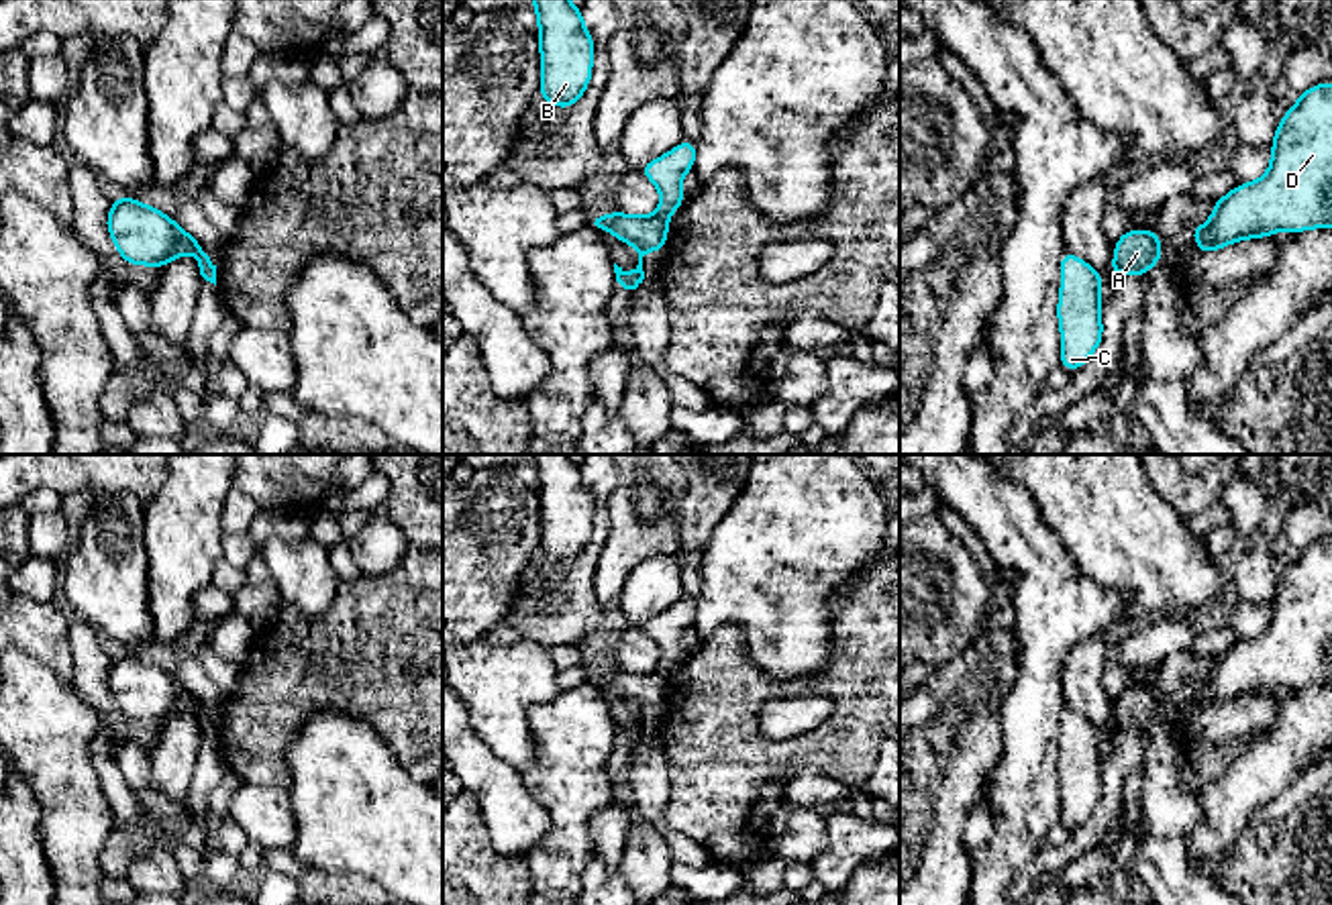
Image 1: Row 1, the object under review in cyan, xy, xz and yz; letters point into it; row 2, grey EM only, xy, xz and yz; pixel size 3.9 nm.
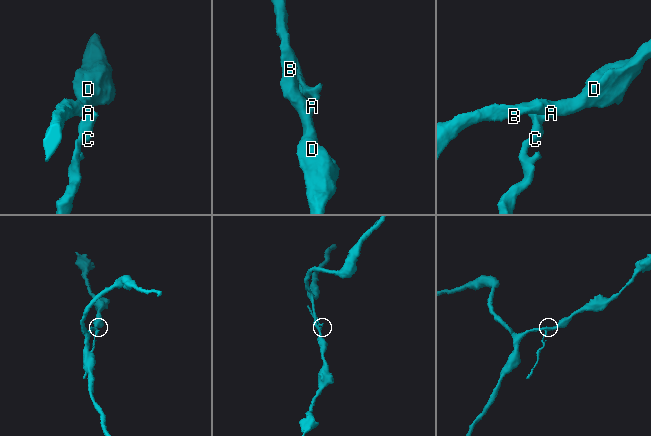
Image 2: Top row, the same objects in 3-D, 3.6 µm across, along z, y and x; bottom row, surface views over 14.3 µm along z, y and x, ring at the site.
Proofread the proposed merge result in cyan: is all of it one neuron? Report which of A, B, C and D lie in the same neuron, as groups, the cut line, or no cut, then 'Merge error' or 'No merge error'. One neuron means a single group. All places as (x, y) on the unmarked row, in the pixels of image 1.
Groups: A B D / C. Split along xy (211, 716), (200, 724). Merge error

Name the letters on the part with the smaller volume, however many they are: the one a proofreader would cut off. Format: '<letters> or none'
C

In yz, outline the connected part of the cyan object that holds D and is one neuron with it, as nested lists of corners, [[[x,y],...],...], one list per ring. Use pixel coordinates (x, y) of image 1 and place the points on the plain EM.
[[[1332,540],[1299,550],[1275,585],[1269,628],[1218,654],[1212,675],[1193,683],[1201,711],[1275,687],[1332,683]]]

